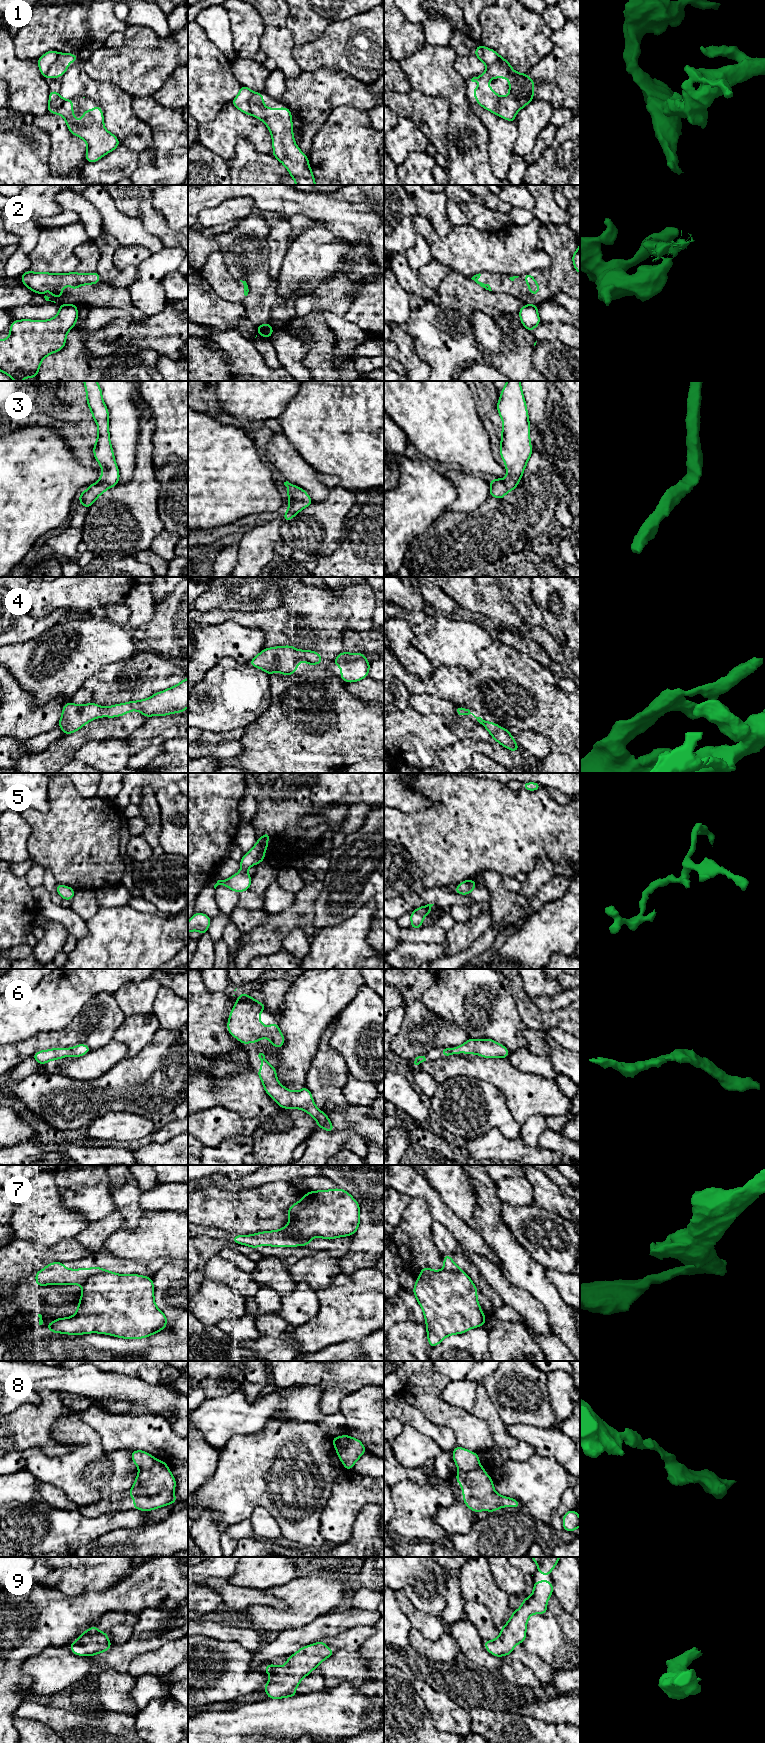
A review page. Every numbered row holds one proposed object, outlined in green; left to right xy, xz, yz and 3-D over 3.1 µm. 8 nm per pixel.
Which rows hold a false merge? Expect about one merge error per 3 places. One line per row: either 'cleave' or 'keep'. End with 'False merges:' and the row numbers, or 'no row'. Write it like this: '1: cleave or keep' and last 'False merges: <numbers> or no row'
1: cleave
2: cleave
3: keep
4: keep
5: keep
6: keep
7: cleave
8: cleave
9: keep
False merges: 1, 2, 7, 8

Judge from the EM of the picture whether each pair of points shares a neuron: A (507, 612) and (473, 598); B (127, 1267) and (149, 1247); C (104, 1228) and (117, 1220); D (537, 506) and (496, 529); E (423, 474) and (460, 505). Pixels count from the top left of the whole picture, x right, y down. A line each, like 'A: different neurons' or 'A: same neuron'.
A: same neuron
B: different neurons
C: same neuron
D: same neuron
E: different neurons

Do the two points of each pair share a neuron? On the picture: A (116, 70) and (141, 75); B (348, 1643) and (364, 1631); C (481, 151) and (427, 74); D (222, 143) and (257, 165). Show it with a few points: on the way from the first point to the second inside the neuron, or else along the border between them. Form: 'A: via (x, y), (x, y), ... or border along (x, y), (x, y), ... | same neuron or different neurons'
A: via (122, 70), (135, 71) | same neuron
B: via (352, 1639), (360, 1634) | same neuron
C: via (464, 132), (457, 97), (449, 89) | same neuron
D: border along (259, 151), (240, 138), (235, 154), (227, 161) | different neurons

